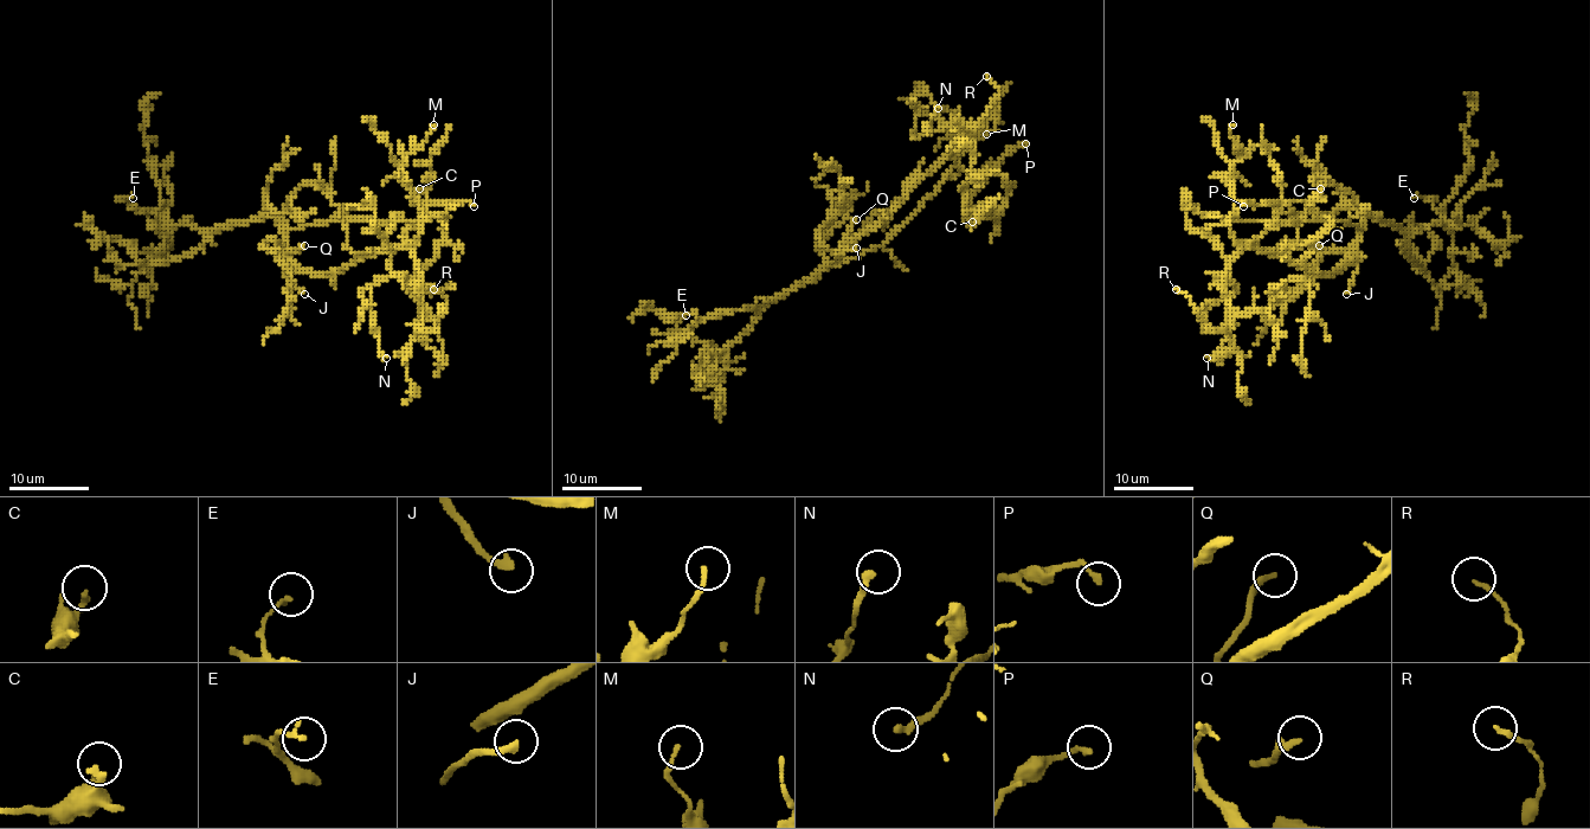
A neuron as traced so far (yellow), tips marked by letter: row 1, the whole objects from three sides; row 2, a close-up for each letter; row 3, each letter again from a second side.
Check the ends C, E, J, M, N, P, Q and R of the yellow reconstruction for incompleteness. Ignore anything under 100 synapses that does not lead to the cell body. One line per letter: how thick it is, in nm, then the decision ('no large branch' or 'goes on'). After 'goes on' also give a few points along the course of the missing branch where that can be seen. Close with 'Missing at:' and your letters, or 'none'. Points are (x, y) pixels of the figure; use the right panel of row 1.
C: 200 nm thick; no large branch
E: 150 nm thick; no large branch
J: 280 nm thick; no large branch
M: 150 nm thick; no large branch
N: 280 nm thick; no large branch
P: 200 nm thick; no large branch
Q: 240 nm thick; no large branch
R: 150 nm thick; no large branch
Missing at: none

